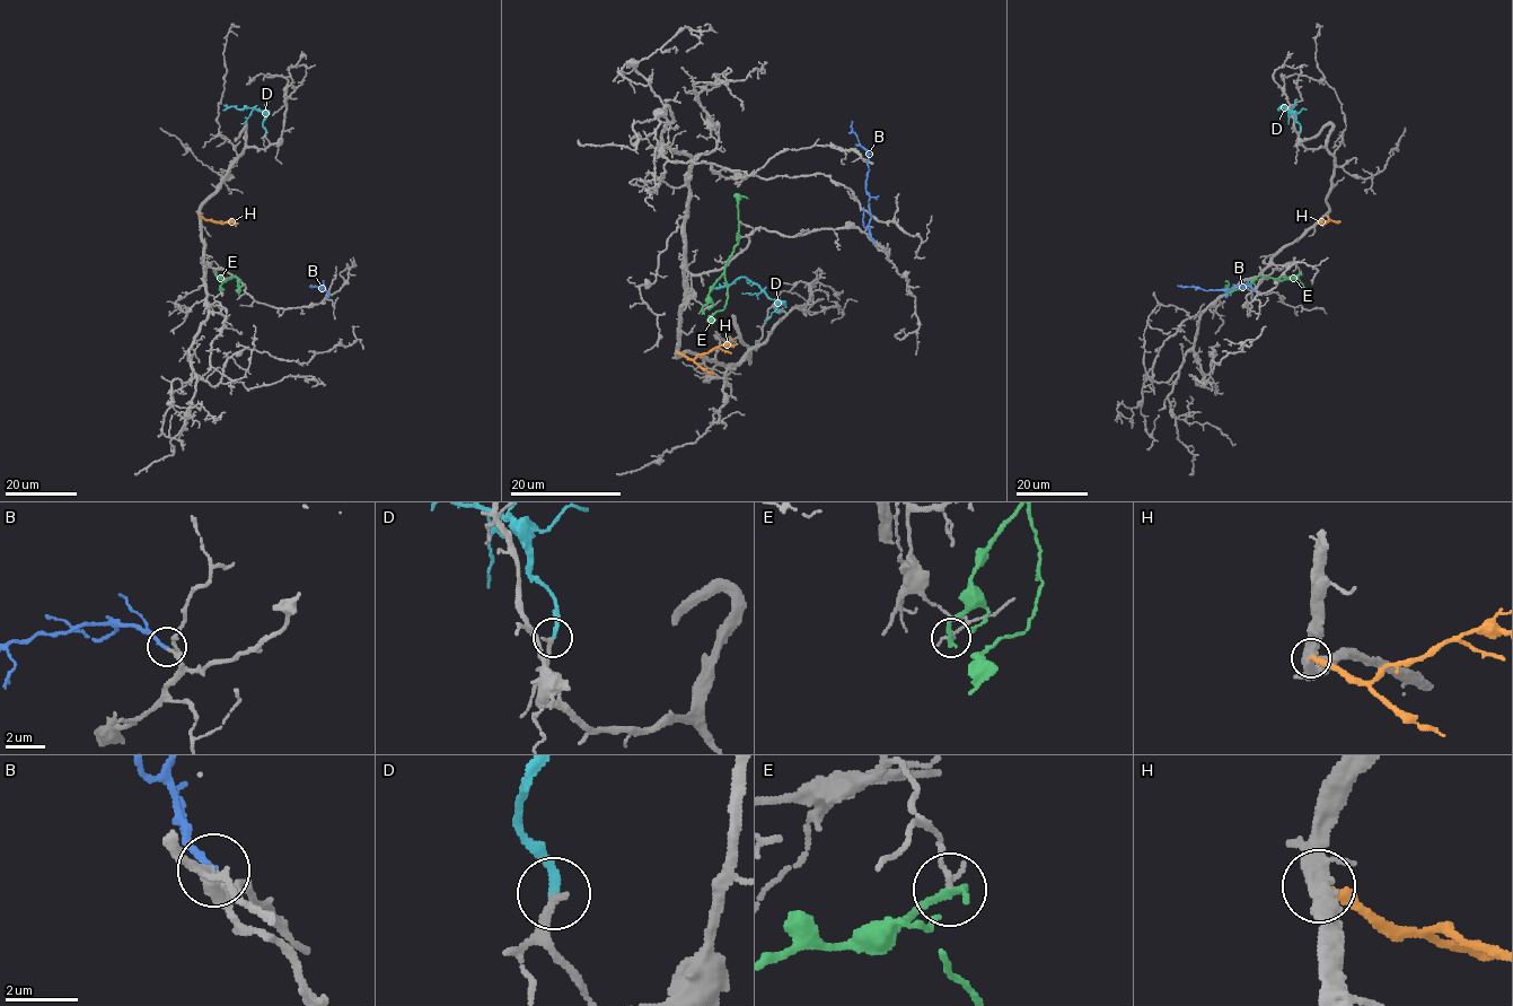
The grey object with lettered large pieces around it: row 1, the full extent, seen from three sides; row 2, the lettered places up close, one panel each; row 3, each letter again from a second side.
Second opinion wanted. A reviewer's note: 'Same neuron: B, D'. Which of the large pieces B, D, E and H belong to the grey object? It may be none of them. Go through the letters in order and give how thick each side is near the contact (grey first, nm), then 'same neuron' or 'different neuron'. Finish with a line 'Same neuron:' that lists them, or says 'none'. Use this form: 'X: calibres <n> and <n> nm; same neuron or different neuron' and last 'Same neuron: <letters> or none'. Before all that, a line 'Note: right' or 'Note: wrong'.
Note: right
B: calibres 170 and 200 nm; same neuron
D: calibres 240 and 220 nm; same neuron
E: calibres 150 and 240 nm; different neuron
H: calibres 460 and 280 nm; different neuron
Same neuron: B, D

